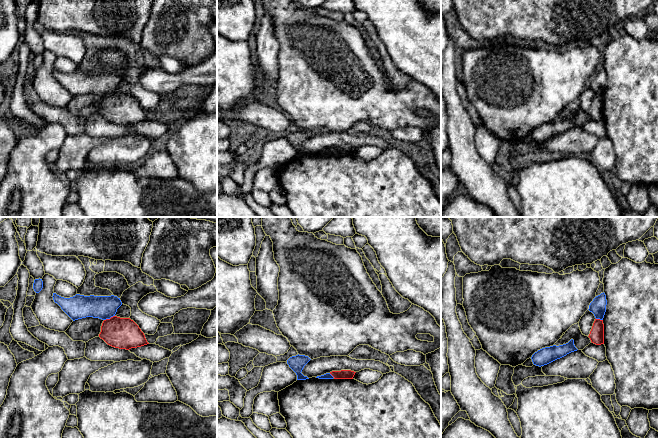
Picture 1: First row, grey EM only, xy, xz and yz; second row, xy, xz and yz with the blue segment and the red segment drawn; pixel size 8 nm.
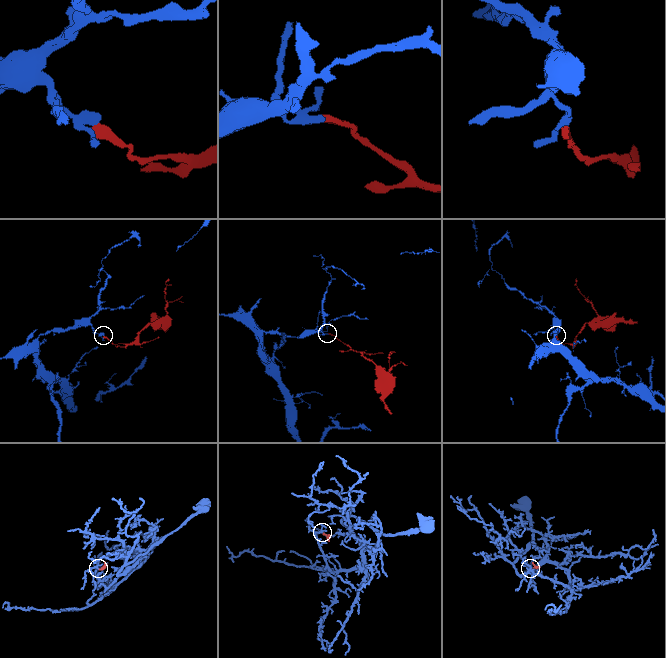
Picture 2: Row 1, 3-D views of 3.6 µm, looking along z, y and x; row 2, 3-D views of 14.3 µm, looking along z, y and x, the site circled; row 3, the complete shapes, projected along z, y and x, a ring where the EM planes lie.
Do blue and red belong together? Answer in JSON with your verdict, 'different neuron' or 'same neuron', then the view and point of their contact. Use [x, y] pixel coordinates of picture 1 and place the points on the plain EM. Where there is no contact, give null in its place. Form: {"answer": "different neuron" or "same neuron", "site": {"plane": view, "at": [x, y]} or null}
{"answer": "different neuron", "site": {"plane": "xy", "at": [109, 94]}}

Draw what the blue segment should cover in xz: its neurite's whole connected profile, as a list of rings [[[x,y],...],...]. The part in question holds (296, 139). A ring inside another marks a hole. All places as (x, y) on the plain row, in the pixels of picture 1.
[[[296,131],[292,132],[287,136],[287,140],[289,143],[296,149],[297,156],[306,156],[309,155],[307,152],[304,152],[301,148],[304,142],[310,137],[311,135],[305,131]]]

